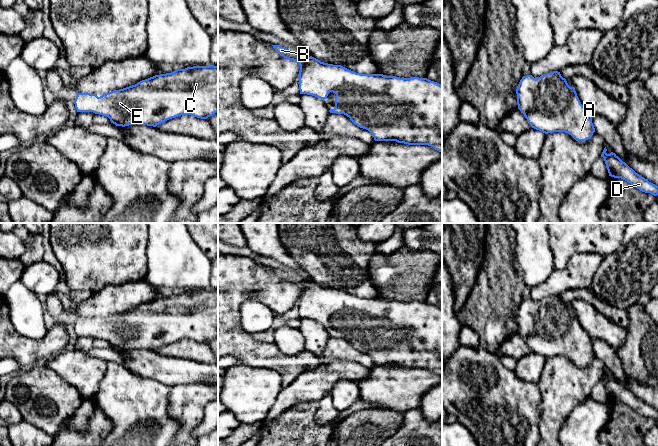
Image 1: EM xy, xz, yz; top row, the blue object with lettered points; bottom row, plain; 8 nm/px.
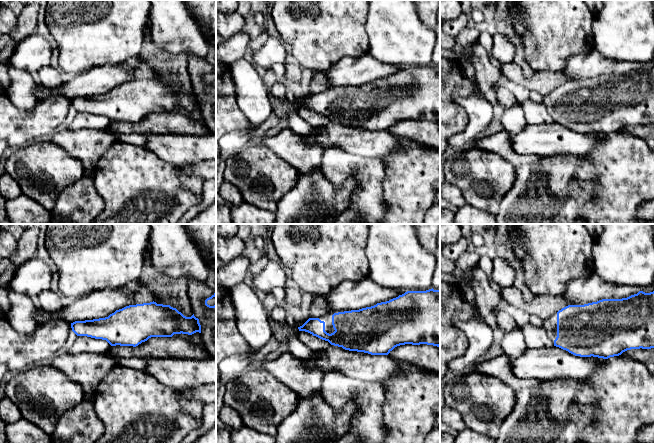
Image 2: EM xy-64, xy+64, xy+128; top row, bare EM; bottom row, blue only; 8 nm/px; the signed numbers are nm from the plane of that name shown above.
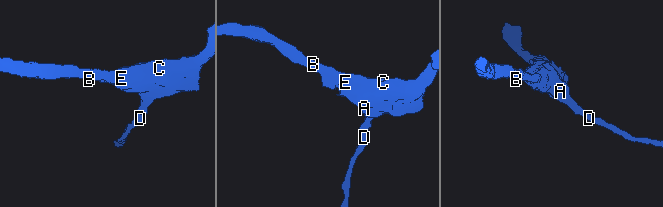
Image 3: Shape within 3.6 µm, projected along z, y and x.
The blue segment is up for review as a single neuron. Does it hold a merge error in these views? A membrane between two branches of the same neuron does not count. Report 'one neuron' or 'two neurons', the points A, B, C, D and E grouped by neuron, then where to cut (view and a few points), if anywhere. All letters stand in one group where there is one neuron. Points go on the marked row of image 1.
one neuron; A B C D E; no cut

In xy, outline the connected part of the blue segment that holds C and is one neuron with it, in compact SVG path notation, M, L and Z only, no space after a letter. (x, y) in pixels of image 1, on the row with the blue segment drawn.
M193 66L177 69L171 73L155 75L123 89L113 90L100 97L97 94L78 93L74 104L77 112L93 112L108 117L111 123L122 127L136 124L156 127L181 115L207 119L218 111L218 66Z

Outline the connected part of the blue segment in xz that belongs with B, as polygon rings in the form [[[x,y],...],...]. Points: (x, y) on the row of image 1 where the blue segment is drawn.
[[[272,45],[284,58],[296,61],[300,65],[299,90],[300,94],[312,95],[326,99],[330,92],[336,94],[335,108],[330,113],[344,114],[360,128],[368,130],[375,141],[396,141],[408,145],[428,145],[442,153],[442,85],[427,78],[400,78],[383,74],[361,74],[353,72],[341,65],[321,62],[310,56],[302,57],[297,52]]]

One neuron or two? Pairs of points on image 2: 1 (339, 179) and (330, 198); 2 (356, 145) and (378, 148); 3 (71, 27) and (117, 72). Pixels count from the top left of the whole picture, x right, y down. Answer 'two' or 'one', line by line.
1: two
2: one
3: two

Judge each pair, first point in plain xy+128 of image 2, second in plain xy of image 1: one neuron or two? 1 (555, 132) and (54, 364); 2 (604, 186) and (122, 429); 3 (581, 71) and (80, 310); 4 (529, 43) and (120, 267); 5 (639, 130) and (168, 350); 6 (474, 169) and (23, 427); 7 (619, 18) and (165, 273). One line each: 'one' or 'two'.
1: two
2: two
3: one
4: one
5: one
6: two
7: one

